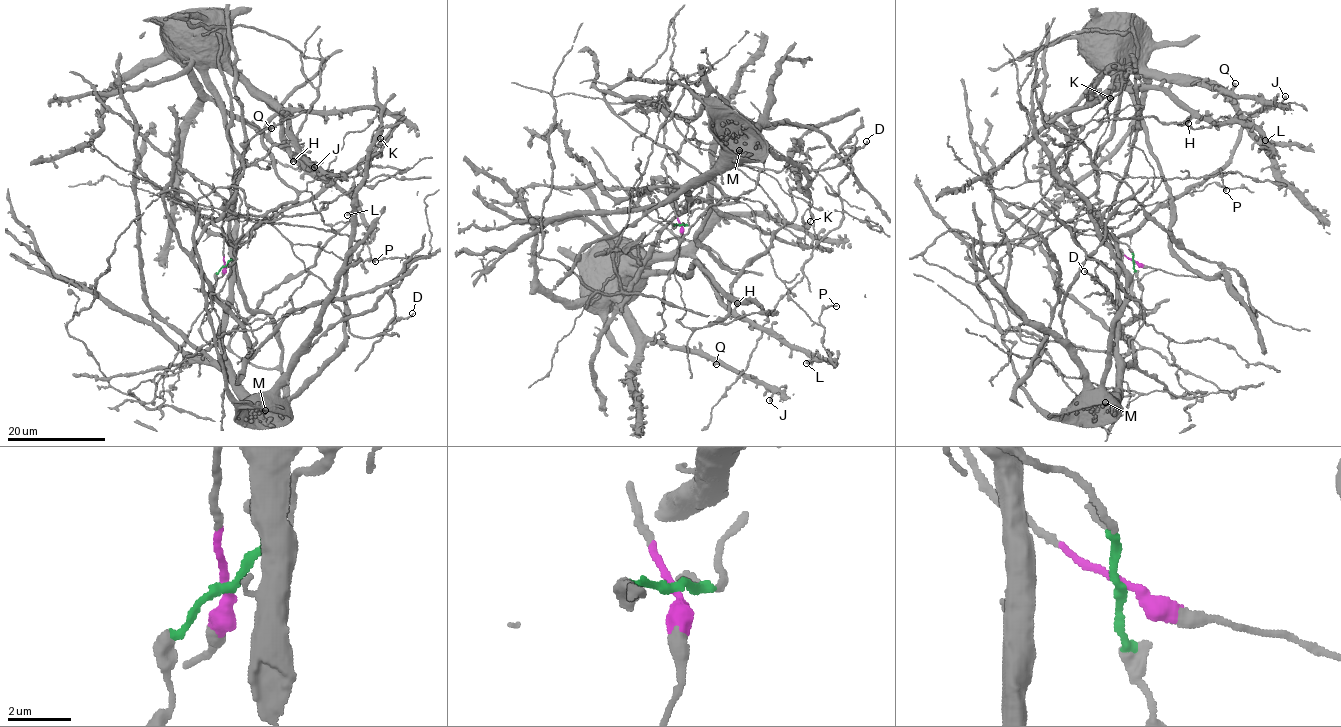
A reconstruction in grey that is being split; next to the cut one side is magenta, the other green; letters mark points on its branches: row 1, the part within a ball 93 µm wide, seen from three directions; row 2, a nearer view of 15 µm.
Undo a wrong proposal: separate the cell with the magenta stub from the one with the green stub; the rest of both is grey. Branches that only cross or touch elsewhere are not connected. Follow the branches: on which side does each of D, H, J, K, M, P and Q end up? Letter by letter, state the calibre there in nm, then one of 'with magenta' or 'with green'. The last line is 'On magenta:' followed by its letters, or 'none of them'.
D: 240 nm thick; with green
H: 500 nm thick; with magenta
J: 380 nm thick; with magenta
K: 170 nm thick; with green
M: 180 nm thick; with green
P: 170 nm thick; with green
Q: 500 nm thick; with magenta
On magenta: H, J, Q

